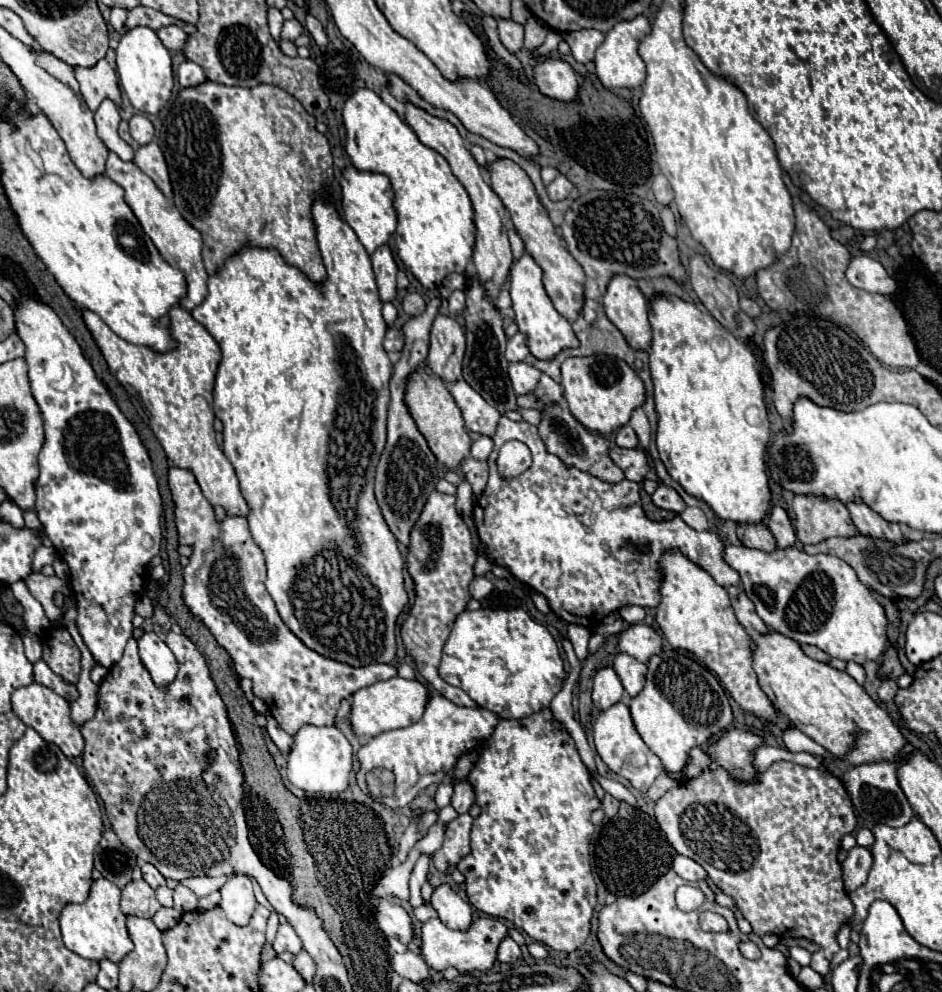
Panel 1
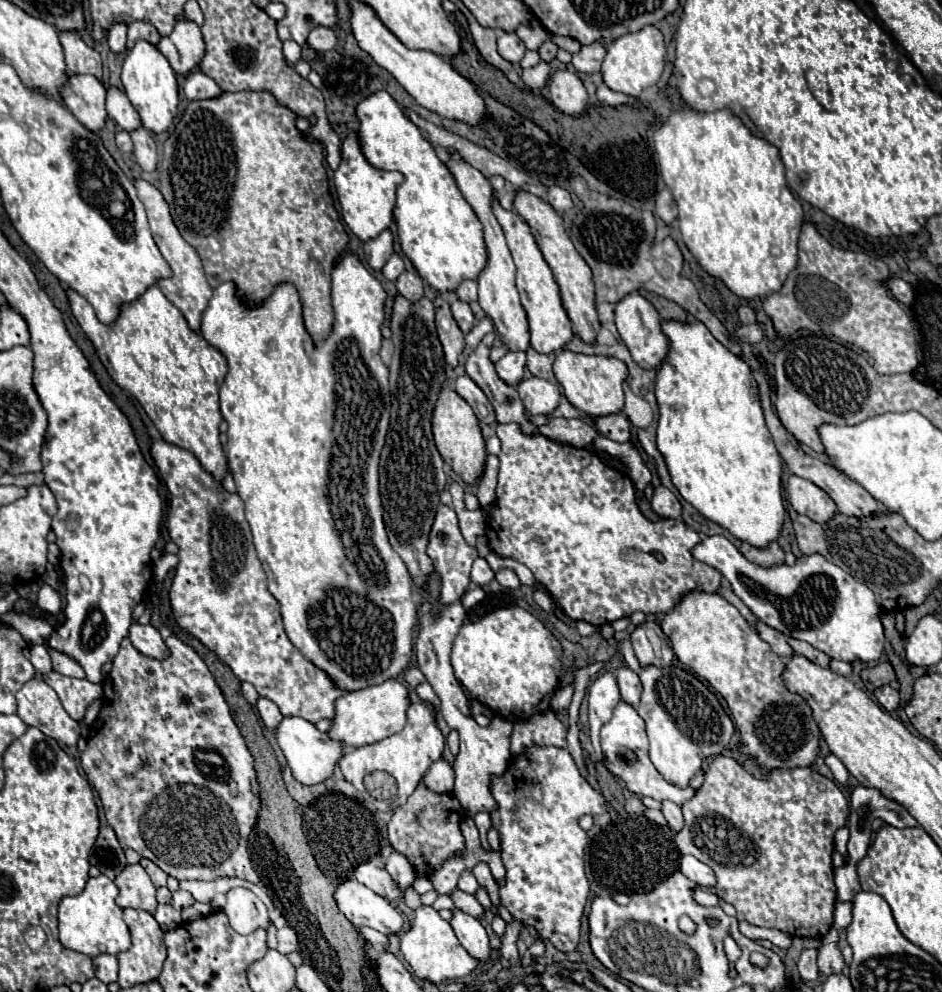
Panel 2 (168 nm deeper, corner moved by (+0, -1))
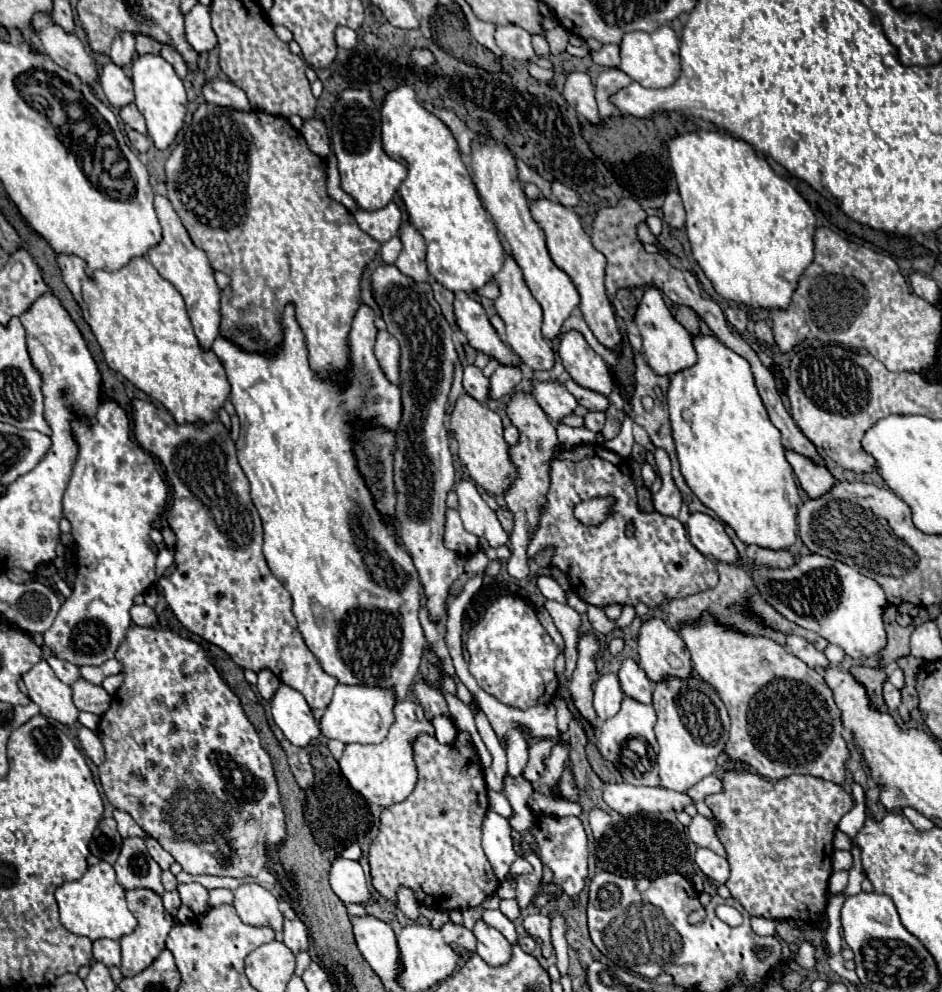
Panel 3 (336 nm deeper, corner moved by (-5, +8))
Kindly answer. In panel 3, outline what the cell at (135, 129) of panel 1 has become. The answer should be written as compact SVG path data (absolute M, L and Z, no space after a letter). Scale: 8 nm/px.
M104 64L100 70L100 84L108 98L108 102L114 108L122 108L124 104L130 104L134 100L132 80L126 76L126 72L116 64Z

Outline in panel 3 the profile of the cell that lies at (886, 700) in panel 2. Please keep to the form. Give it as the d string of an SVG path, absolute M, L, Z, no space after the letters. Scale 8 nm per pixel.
M884 682L884 702L890 710L896 710L900 706L900 690L894 688L890 682Z

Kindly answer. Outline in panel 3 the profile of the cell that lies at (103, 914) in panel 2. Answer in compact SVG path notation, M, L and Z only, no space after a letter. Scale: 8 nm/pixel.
M98 862L96 866L88 866L86 874L80 880L74 882L66 882L56 890L56 902L60 908L60 922L66 930L70 930L72 934L78 936L86 936L90 940L98 940L98 938L112 938L118 940L124 934L130 934L136 928L136 918L132 916L132 912L126 906L126 898L124 898L124 888L116 882L116 872L108 862Z

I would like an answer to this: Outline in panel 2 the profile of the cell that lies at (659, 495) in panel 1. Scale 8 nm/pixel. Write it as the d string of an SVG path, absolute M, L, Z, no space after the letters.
M659 485L655 489L653 499L651 499L651 507L661 517L671 517L671 519L679 519L681 517L681 503L679 503L679 499L663 485Z

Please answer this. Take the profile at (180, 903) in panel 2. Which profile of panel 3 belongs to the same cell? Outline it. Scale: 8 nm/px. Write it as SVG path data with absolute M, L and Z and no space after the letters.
M178 884L178 892L182 898L182 904L186 904L196 916L210 910L208 906L208 890L200 884Z

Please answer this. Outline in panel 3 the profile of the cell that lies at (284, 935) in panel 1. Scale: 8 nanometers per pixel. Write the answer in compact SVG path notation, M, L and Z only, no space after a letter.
M286 920L284 922L284 944L292 950L292 954L308 950L306 926L300 920Z

